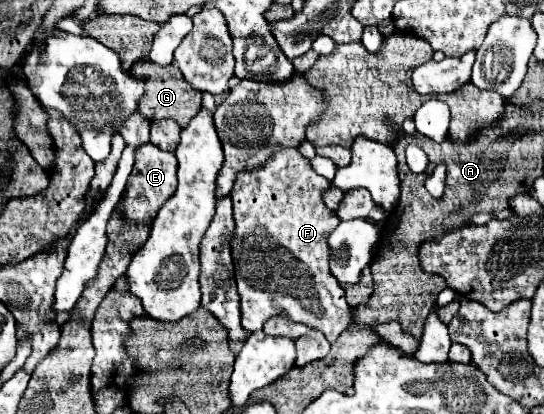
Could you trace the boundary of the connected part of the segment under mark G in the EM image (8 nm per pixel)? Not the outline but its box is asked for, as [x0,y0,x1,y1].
[132,57,202,128]

